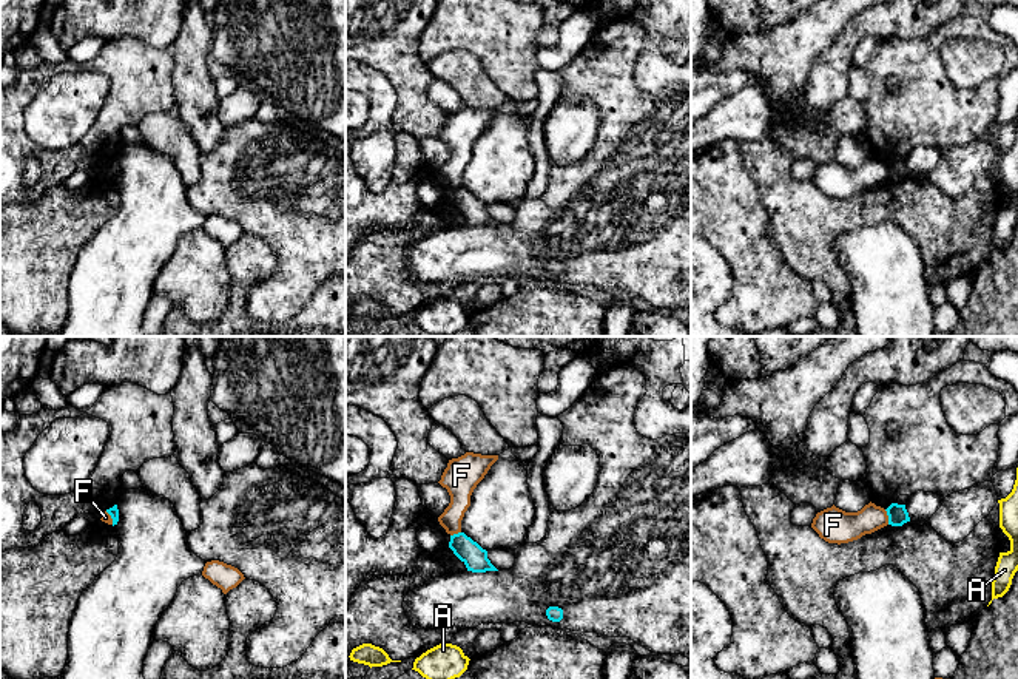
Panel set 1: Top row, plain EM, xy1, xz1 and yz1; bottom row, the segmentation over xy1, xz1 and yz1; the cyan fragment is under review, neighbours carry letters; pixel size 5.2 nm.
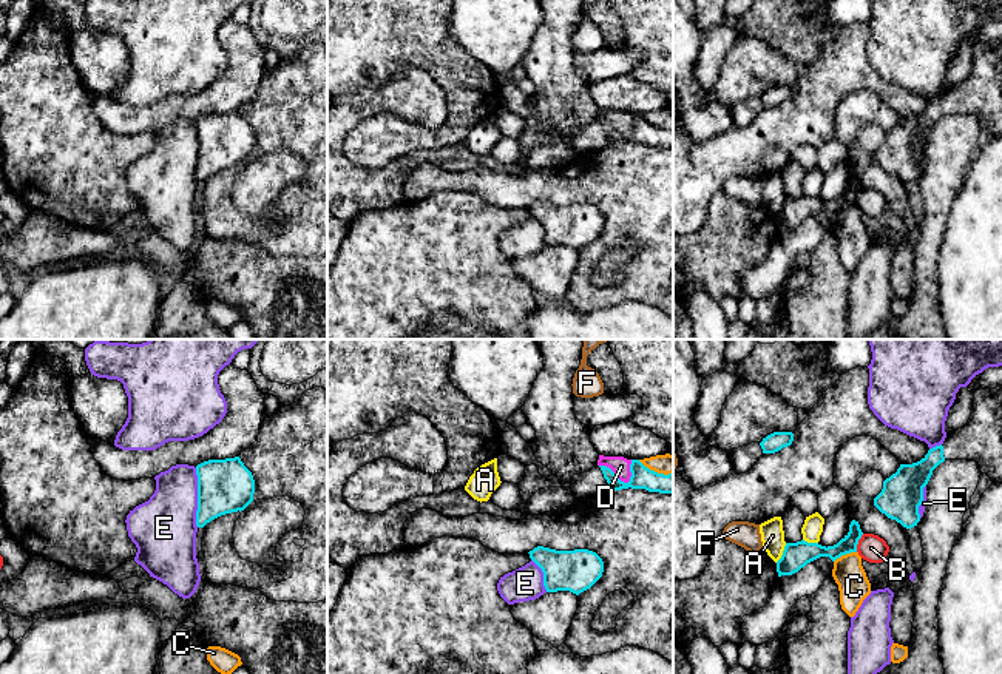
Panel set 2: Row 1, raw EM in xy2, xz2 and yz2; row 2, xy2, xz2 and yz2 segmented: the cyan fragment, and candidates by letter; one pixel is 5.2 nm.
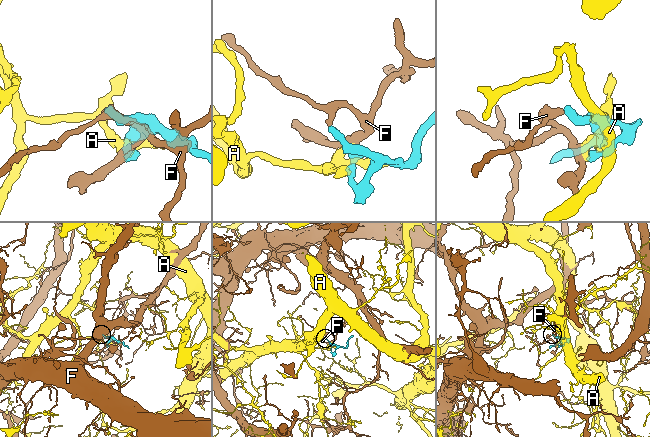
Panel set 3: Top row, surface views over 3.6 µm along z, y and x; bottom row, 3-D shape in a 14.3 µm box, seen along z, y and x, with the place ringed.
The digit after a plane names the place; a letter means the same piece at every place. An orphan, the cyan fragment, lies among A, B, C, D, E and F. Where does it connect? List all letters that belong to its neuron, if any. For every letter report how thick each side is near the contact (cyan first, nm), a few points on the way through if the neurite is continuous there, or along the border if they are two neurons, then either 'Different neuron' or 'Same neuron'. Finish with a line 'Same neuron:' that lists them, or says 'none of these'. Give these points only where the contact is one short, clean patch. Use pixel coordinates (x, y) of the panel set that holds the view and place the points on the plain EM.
A: Thickness 140 nm (cyan) against 130 nm. Boundary: yz2 (786, 198), (775, 216). Different neuron
B: Thickness 100 nm (cyan) against 140 nm. Different neuron
C: Thickness 140 nm (cyan) against 160 nm. Different neuron
D: Thickness 110 nm (cyan) against 100 nm. Different neuron
E: Thickness 280 nm (cyan) against 340 nm. Different neuron
F: Thickness 100 nm (cyan) against 160 nm. Boundary: yz1 (884, 164), (889, 178). Different neuron
Same neuron: none of these

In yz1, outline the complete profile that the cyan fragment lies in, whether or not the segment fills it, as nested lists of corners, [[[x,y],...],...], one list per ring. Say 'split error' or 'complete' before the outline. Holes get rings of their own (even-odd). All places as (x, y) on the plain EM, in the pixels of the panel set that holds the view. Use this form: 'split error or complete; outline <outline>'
complete; outline [[[892,157],[885,165],[888,170],[888,179],[892,181],[902,181],[910,176],[905,159]]]

